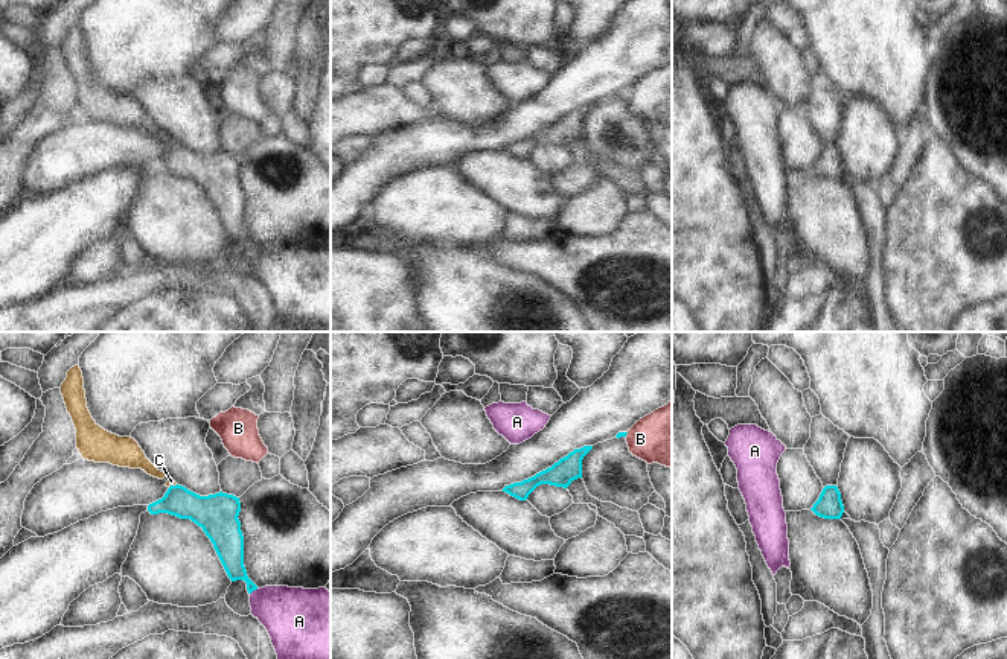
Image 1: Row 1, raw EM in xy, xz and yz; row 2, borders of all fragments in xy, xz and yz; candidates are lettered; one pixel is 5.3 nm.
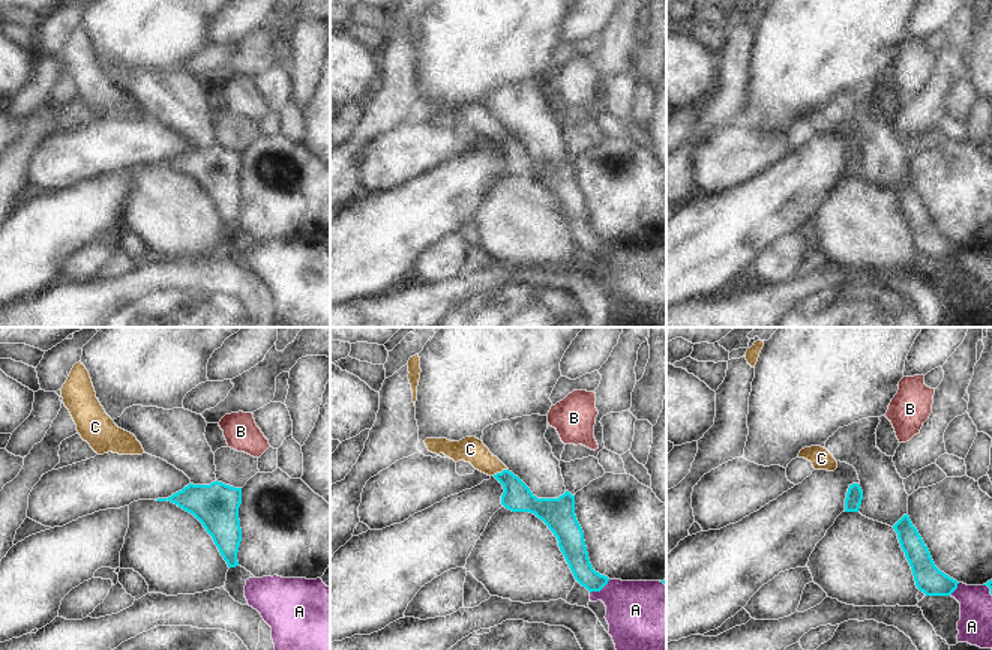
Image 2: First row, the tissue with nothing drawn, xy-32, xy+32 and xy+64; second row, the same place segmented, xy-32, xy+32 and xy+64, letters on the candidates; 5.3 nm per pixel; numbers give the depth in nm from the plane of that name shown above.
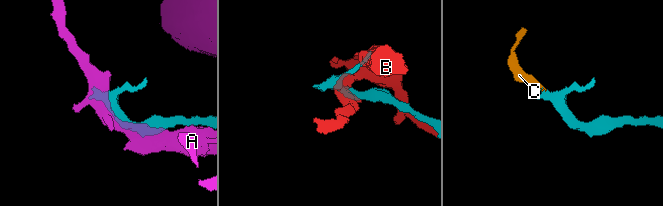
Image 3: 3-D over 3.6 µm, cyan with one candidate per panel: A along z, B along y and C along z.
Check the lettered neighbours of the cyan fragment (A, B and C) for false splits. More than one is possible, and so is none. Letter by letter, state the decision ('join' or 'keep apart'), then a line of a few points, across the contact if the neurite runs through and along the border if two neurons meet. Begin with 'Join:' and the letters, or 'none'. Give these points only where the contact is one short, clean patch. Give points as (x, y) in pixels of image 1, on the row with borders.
Join: C
A: keep apart
B: keep apart
C: join; line xy (212, 513), (194, 507), (174, 486), (171, 481)

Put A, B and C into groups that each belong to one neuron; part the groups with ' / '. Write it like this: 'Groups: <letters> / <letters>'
Groups: A / B / C

